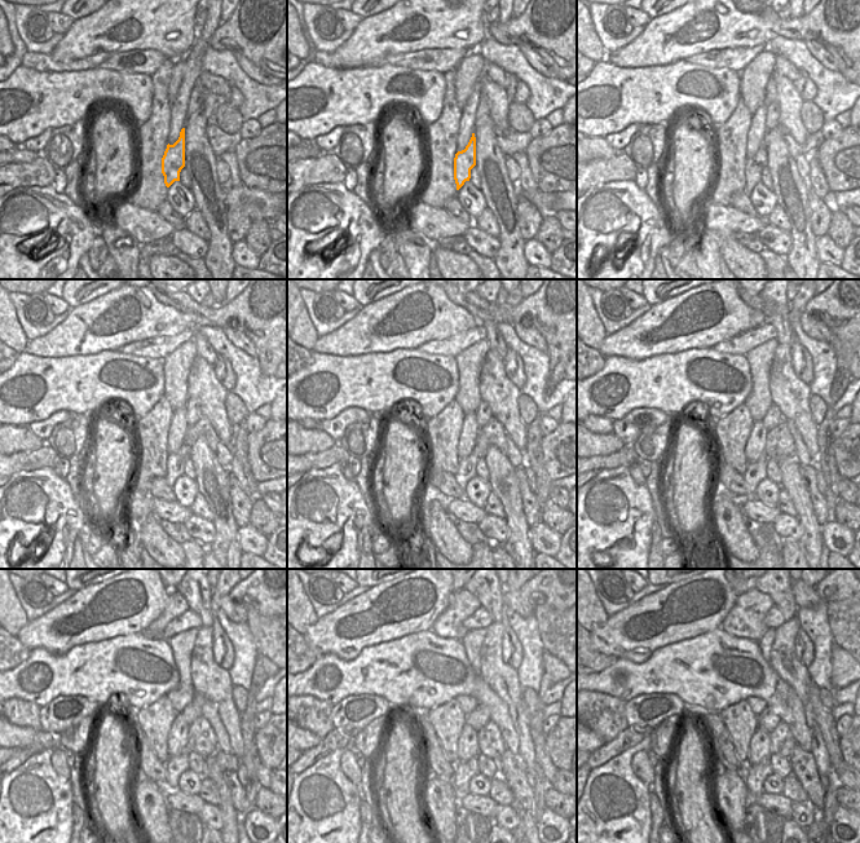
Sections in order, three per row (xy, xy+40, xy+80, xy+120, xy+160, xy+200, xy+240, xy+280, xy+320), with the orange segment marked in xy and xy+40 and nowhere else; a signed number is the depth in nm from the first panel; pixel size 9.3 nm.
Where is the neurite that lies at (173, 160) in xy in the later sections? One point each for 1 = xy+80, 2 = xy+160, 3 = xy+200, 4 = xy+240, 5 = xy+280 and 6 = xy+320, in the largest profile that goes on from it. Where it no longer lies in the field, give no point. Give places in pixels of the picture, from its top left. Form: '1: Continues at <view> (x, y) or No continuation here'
1: Continues at xy+80 (754, 166)
2: Continues at xy+160 (467, 467)
3: Continues at xy+200 (755, 471)
4: Continues at xy+240 (176, 766)
5: Continues at xy+280 (464, 771)
6: Continues at xy+320 (754, 776).

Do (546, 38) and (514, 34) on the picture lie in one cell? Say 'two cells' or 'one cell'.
one cell

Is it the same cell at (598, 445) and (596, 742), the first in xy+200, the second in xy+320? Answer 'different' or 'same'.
same

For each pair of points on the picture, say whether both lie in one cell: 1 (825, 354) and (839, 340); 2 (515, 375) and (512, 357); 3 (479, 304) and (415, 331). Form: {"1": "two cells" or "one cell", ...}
{"1": "two cells", "2": "one cell", "3": "two cells"}

